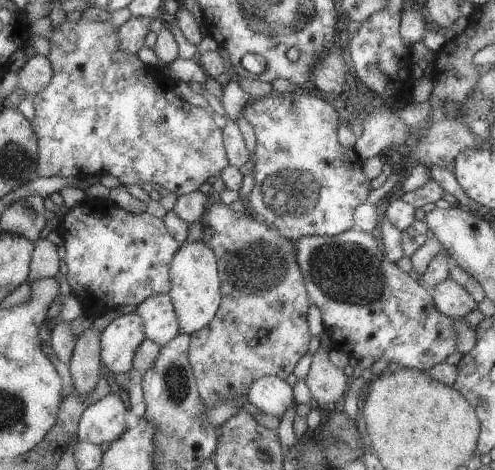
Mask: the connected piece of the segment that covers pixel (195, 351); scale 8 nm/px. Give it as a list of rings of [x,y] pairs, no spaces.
[[[219,200],[202,214],[203,242],[215,254],[222,302],[215,317],[197,333],[190,335],[188,362],[202,404],[213,409],[222,401],[247,397],[249,386],[263,376],[285,379],[295,364],[307,353],[311,335],[307,327],[307,310],[311,304],[295,259],[293,241],[280,236],[248,212],[233,212]]]

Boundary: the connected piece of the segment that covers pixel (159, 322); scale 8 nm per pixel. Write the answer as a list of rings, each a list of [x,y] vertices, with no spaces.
[[[167,293],[144,299],[135,312],[142,319],[145,339],[150,339],[159,347],[164,346],[180,333],[178,321]]]

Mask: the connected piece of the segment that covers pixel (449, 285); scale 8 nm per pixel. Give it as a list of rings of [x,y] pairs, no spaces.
[[[447,278],[439,282],[432,290],[428,290],[436,310],[452,320],[463,319],[465,315],[476,309],[477,302],[469,292]]]

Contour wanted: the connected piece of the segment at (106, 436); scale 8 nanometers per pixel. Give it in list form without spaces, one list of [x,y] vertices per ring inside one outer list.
[[[116,394],[99,398],[83,410],[76,429],[77,440],[95,445],[113,443],[125,430],[123,402]]]

